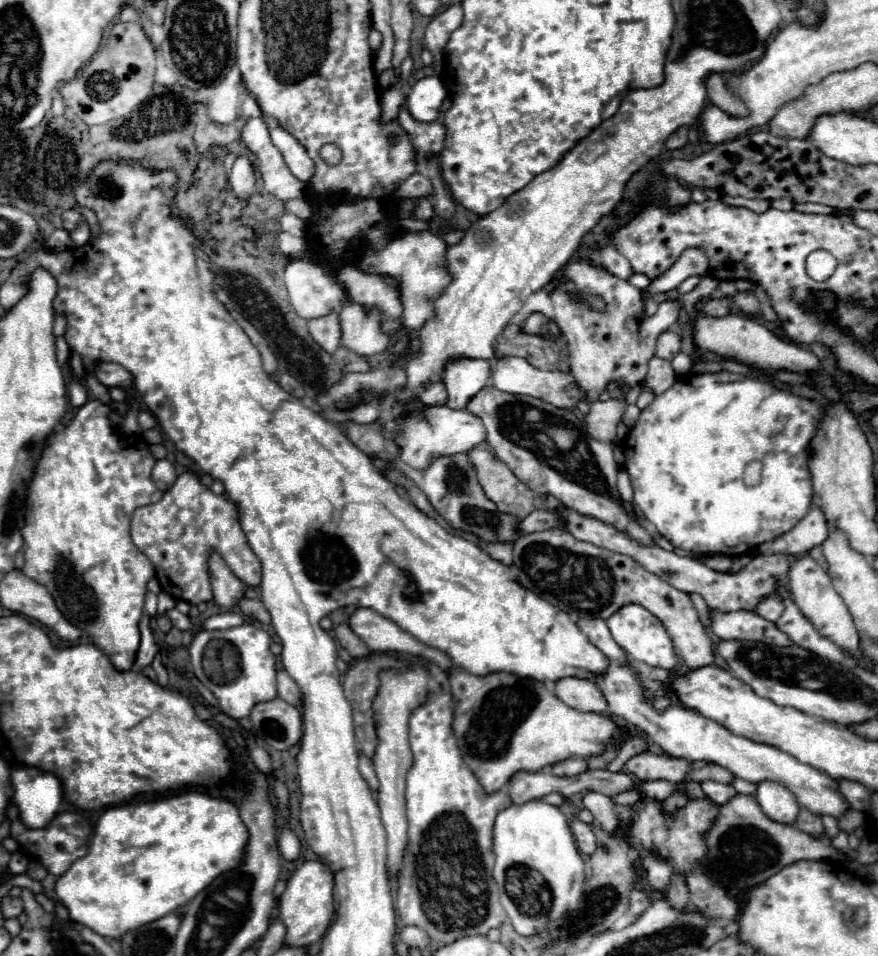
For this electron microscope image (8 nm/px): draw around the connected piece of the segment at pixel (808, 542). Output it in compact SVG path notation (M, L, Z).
M810 506L810 512L786 534L764 542L758 550L760 554L806 554L814 546L820 546L828 538L828 522L818 506Z

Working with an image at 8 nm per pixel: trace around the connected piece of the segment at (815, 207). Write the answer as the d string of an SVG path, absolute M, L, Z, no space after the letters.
M796 204L794 206L798 212L814 212L814 214L852 214L852 210L834 210L824 204Z

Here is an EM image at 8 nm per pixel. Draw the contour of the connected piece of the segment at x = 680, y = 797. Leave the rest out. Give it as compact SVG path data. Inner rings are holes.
M676 792L676 794L672 794L668 800L664 800L664 804L662 804L662 812L666 812L666 814L674 814L674 812L678 812L680 808L684 808L686 802L688 802L688 798L684 796L684 792Z

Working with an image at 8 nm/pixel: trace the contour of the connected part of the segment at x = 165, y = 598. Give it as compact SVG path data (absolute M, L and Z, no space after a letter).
M160 592L158 594L158 614L164 614L168 610L172 610L176 606L176 598L166 594L166 592Z

